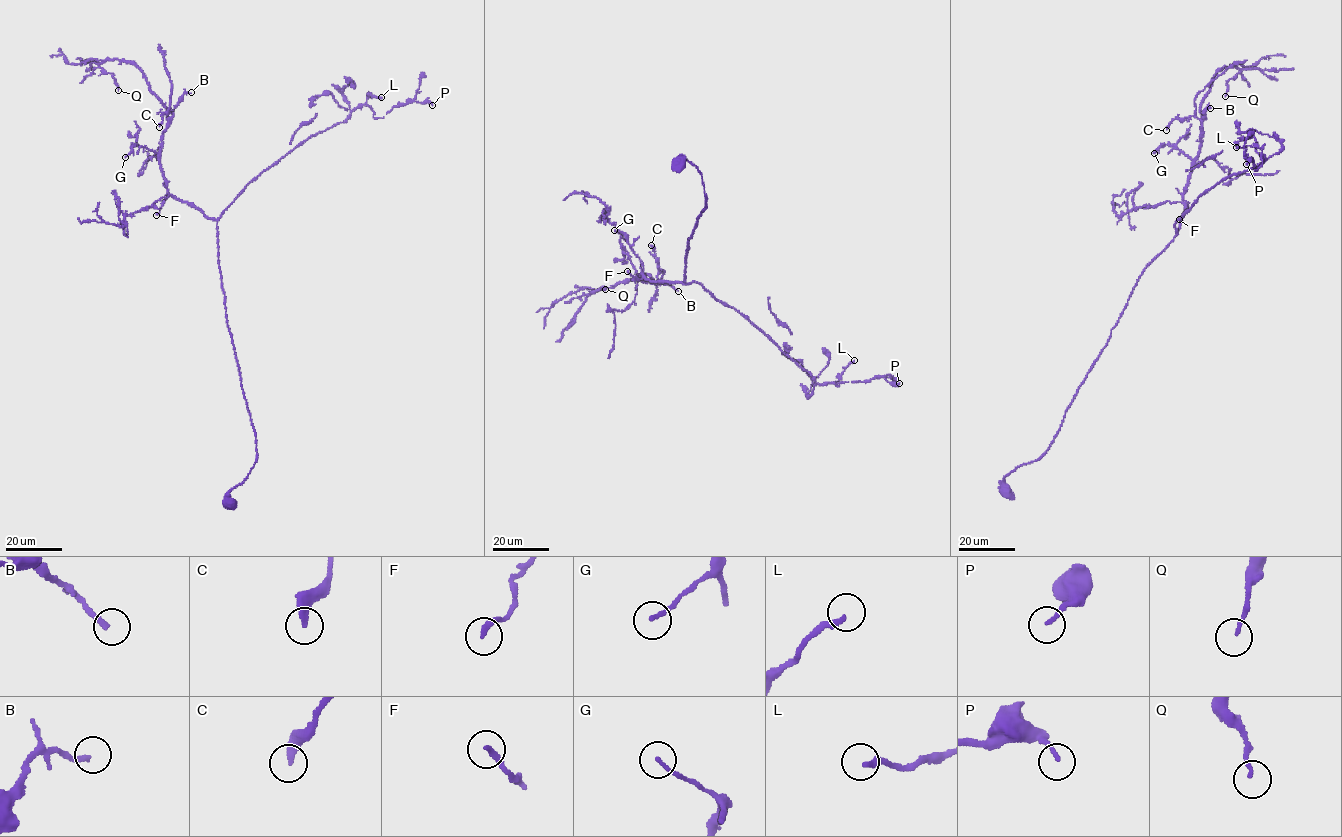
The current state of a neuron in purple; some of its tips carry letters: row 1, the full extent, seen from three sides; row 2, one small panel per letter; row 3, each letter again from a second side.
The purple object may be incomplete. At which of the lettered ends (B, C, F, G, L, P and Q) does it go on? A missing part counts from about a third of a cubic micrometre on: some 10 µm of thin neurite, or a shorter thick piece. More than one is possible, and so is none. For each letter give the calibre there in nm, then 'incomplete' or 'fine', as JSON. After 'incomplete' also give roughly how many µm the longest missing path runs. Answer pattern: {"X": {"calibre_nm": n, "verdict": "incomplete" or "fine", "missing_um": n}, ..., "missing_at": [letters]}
{"B": {"calibre_nm": 200, "verdict": "fine"}, "C": {"calibre_nm": 320, "verdict": "fine"}, "F": {"calibre_nm": 220, "verdict": "fine"}, "G": {"calibre_nm": 150, "verdict": "fine"}, "L": {"calibre_nm": 240, "verdict": "incomplete", "missing_um": 15}, "P": {"calibre_nm": 130, "verdict": "fine"}, "Q": {"calibre_nm": 130, "verdict": "fine"}, "missing_at": ["L"]}

